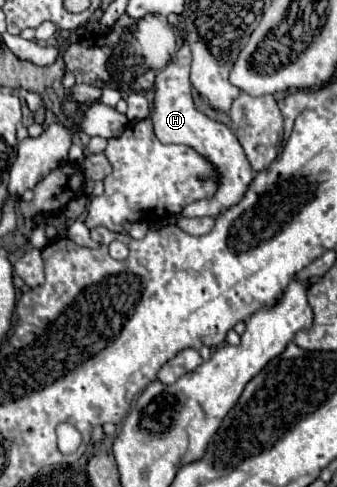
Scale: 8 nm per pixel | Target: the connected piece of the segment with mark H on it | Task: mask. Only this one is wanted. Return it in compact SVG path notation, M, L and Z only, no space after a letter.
M179 21L179 33L181 33L183 45L177 51L177 55L167 63L167 67L163 67L157 75L155 107L149 117L153 119L155 135L159 137L161 143L179 143L179 145L193 147L199 155L203 155L203 159L211 161L211 165L215 165L215 169L219 169L219 189L217 189L215 197L207 197L203 201L193 203L189 209L183 209L181 213L169 217L167 223L177 223L179 217L205 217L205 215L217 217L223 209L229 209L231 205L237 205L241 201L251 179L255 177L255 171L251 169L251 165L243 153L243 147L239 145L239 141L231 133L231 129L219 121L209 119L205 113L199 113L195 109L193 97L191 97L191 81L189 81L191 49L189 49L189 39L187 39L183 21Z

